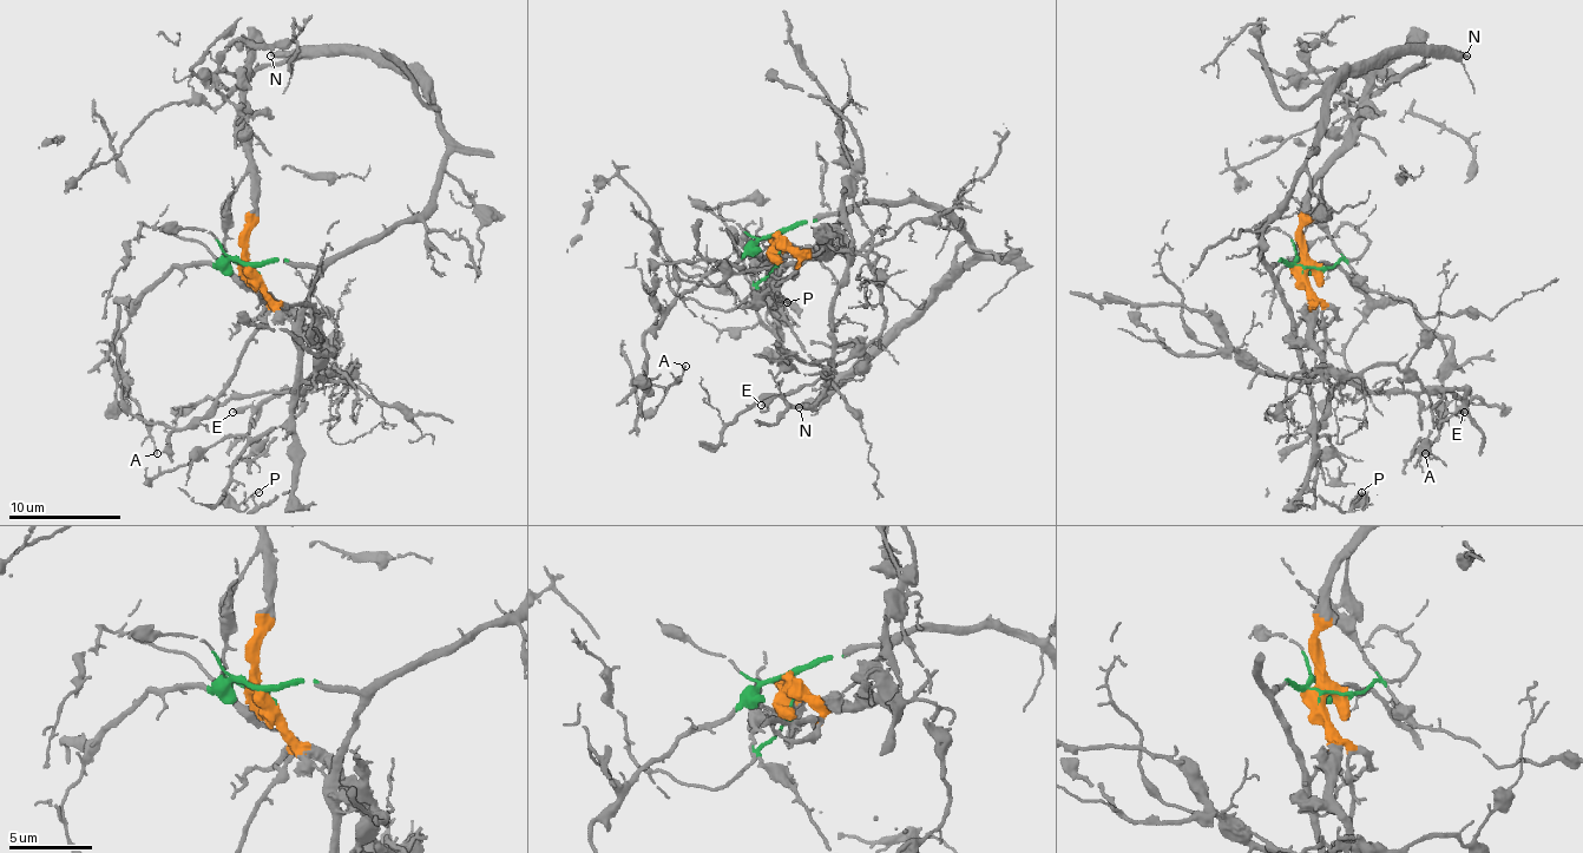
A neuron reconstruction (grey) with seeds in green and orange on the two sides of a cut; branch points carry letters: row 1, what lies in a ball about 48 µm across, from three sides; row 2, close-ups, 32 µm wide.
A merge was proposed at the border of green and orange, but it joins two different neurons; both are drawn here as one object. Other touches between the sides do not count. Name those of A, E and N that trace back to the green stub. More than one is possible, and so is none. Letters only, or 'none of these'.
A, N

